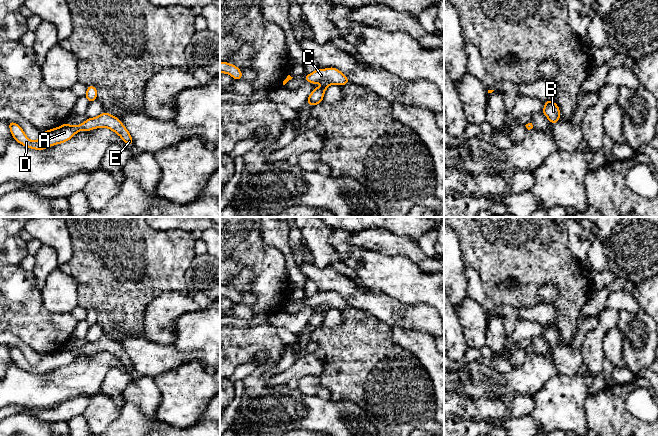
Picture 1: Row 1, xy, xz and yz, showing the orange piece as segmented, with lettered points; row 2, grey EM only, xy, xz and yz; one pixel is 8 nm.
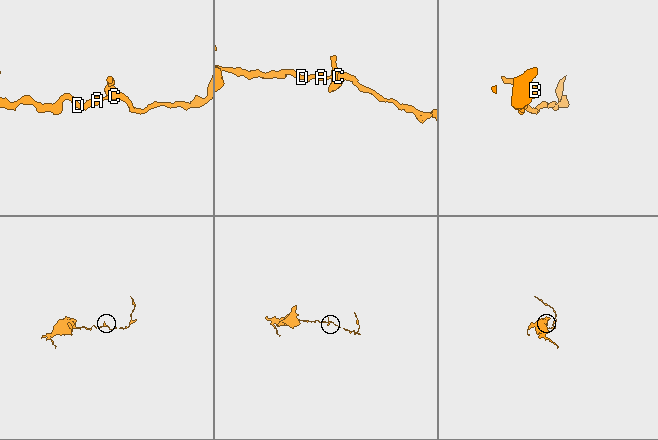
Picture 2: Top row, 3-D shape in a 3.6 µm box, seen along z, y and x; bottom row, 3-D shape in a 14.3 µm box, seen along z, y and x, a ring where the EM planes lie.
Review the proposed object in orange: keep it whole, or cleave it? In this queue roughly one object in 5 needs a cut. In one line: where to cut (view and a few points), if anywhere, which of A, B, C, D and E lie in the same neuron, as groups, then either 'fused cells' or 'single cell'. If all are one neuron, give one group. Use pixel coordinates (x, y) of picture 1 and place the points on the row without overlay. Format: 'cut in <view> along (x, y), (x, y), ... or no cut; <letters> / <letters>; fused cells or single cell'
no cut; A B C D E; single cell

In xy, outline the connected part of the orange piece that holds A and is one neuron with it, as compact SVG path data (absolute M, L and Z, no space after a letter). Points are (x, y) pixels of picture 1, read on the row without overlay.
M103 336L95 342L88 342L81 349L63 348L51 354L45 354L43 359L37 365L31 365L23 353L12 345L8 346L12 361L23 370L30 373L43 374L56 368L64 367L70 364L79 355L90 355L95 352L106 351L116 358L129 370L133 369L133 363L123 347L115 340Z

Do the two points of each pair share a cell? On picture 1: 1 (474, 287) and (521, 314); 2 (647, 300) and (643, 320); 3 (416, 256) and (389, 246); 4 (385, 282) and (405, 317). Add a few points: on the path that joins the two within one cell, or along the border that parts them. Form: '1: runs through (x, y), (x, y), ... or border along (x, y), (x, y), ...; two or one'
1: runs through (483, 299), (492, 308), (509, 314); one
2: border along (641, 309), (647, 314); two
3: runs through (409, 249), (406, 246), (396, 246); one
4: border along (374, 289), (383, 291), (403, 303), (418, 304); two

